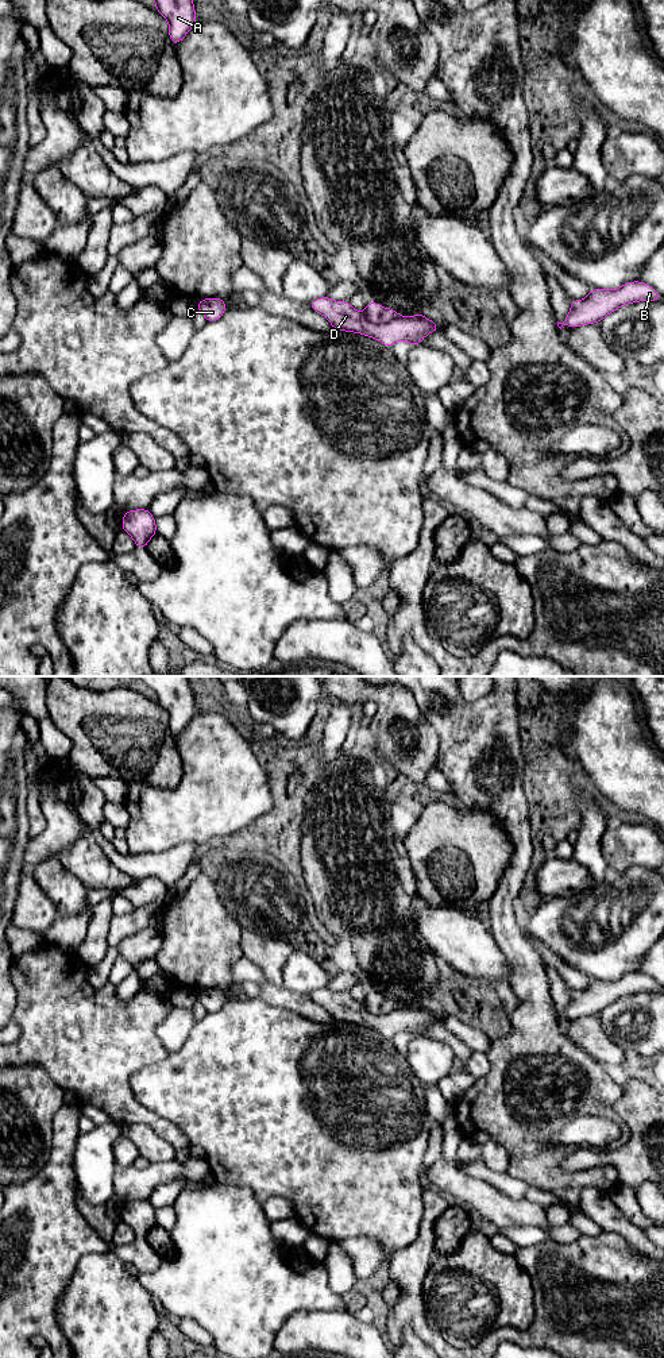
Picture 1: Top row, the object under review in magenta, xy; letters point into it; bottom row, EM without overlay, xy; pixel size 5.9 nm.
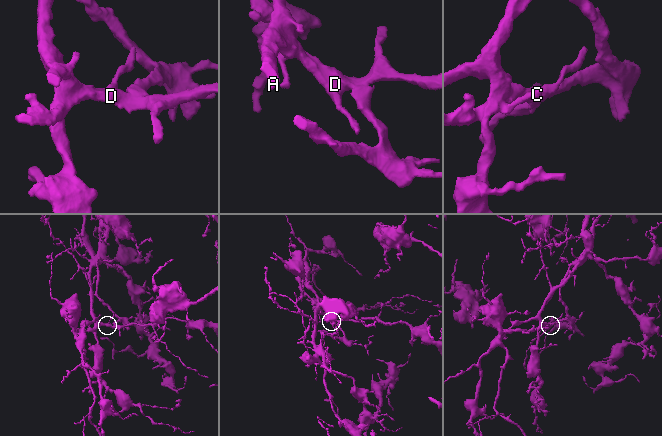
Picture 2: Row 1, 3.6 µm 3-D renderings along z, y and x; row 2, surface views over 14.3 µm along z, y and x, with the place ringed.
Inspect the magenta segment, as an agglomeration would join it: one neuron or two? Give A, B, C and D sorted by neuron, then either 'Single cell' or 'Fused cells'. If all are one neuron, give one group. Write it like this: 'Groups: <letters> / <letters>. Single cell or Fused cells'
Groups: A B D / C. Fused cells

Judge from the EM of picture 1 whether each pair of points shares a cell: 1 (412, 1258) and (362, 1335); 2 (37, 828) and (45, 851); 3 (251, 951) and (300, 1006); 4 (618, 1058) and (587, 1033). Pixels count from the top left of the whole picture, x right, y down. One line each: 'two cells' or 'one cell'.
1: two cells
2: two cells
3: two cells
4: one cell

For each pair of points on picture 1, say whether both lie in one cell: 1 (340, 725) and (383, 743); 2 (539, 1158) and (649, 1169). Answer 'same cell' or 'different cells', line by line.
1: different cells
2: different cells

